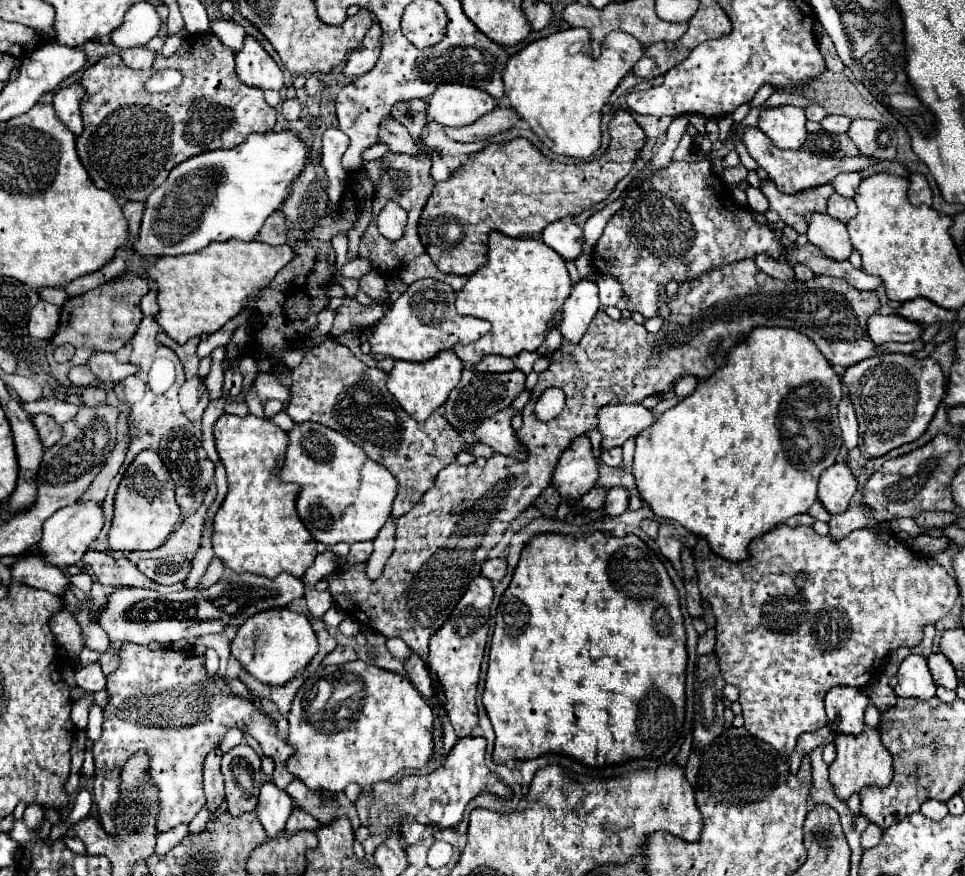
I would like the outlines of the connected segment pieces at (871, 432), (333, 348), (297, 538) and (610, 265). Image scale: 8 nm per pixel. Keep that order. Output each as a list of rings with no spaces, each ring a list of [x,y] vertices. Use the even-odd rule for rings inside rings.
[[[879,354],[849,366],[843,384],[859,420],[859,450],[865,458],[877,458],[889,450],[917,440],[931,422],[943,398],[943,374],[933,358],[917,360],[907,354]]]
[[[327,338],[325,342],[309,348],[301,364],[293,370],[291,402],[287,406],[287,414],[291,416],[293,422],[311,420],[311,422],[319,422],[323,426],[329,426],[341,432],[353,444],[363,448],[371,460],[385,466],[399,482],[399,492],[397,492],[397,498],[393,502],[393,512],[391,512],[395,518],[399,518],[407,514],[419,502],[421,494],[425,494],[433,486],[437,472],[455,460],[455,454],[463,450],[465,440],[453,430],[453,426],[439,412],[433,412],[425,422],[417,422],[415,418],[403,414],[403,408],[387,390],[385,382],[387,382],[387,374],[383,370],[367,366],[365,362],[355,358],[353,352],[345,344],[339,344],[335,338]]]
[[[223,414],[215,422],[213,432],[229,480],[229,492],[213,520],[211,542],[215,556],[237,574],[251,572],[277,578],[281,572],[287,572],[295,578],[303,578],[317,556],[317,542],[297,516],[297,486],[283,484],[277,478],[285,458],[287,432],[267,418],[257,418],[253,414],[245,418]]]
[[[707,158],[699,162],[671,160],[667,168],[655,170],[641,184],[627,192],[623,208],[613,214],[605,226],[605,232],[593,248],[593,266],[599,274],[611,274],[623,282],[623,292],[629,296],[629,310],[639,312],[645,318],[657,316],[657,286],[669,280],[685,282],[701,276],[717,266],[729,262],[767,254],[777,258],[787,252],[789,264],[803,262],[815,274],[827,274],[841,278],[857,290],[877,290],[883,282],[877,276],[867,274],[863,268],[855,268],[849,260],[833,260],[813,244],[803,248],[783,248],[769,226],[753,222],[747,208],[735,204],[729,198],[729,190],[721,178],[713,174]]]

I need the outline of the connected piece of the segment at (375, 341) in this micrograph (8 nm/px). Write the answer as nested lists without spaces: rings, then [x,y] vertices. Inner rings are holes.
[[[417,280],[413,282],[387,310],[387,314],[371,326],[371,352],[383,354],[395,360],[423,362],[433,358],[441,350],[449,350],[453,344],[475,342],[491,328],[489,322],[479,318],[461,316],[455,310],[455,292],[451,286],[439,280]],[[411,302],[411,308],[409,308]]]

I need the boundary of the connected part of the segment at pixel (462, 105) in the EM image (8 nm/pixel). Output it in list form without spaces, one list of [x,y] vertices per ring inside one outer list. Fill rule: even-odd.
[[[441,82],[427,100],[427,116],[443,126],[465,126],[495,108],[493,96],[487,92],[457,84]]]

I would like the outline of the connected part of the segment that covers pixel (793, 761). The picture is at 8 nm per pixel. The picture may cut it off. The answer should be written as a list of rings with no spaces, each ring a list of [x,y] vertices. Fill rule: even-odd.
[[[823,726],[815,732],[807,732],[807,734],[801,734],[799,736],[799,742],[797,742],[797,750],[789,756],[789,766],[791,766],[791,772],[795,772],[799,768],[799,762],[805,754],[813,752],[819,744],[823,744],[831,734],[831,728],[829,726]]]

